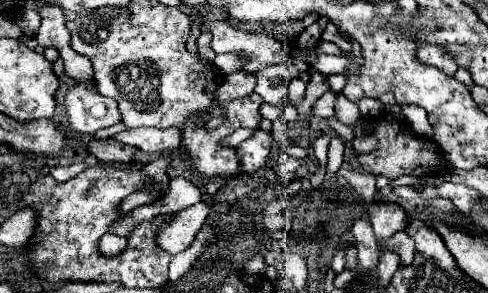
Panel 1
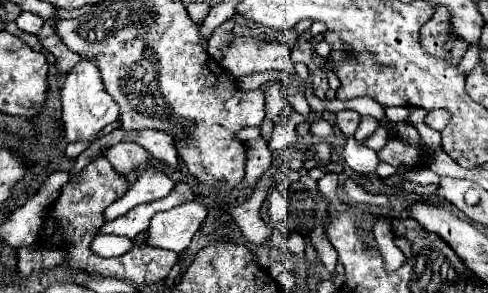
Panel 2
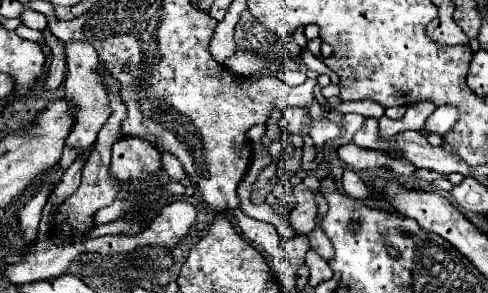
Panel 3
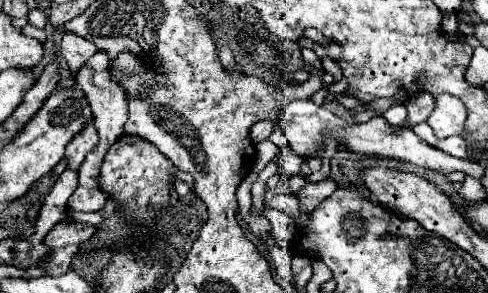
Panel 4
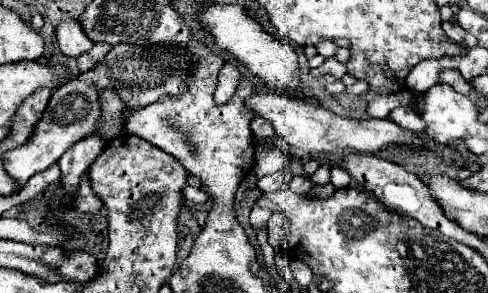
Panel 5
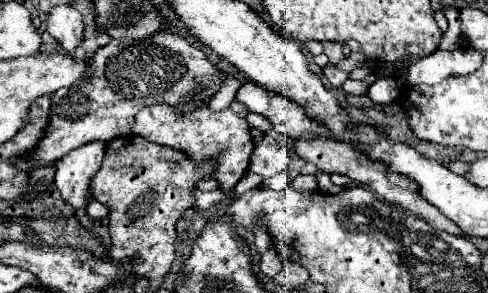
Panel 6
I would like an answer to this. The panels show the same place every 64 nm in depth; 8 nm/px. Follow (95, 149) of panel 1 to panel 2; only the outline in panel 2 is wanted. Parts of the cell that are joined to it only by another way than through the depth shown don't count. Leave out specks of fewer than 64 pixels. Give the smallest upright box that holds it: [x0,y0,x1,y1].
[102,142,150,176]

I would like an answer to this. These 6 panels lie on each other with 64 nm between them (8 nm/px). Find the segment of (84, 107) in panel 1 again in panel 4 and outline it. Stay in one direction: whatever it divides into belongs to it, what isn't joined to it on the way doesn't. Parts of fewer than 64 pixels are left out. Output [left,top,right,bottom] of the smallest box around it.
[62,34,98,170]

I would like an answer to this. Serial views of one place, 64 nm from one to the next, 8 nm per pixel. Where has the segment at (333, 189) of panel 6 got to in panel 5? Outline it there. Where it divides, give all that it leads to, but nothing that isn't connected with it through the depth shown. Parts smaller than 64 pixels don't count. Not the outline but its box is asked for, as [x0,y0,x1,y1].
[311,164,331,185]

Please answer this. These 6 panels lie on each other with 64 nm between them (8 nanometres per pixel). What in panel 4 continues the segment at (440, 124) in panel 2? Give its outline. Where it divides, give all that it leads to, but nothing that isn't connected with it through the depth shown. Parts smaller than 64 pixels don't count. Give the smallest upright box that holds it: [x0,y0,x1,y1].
[428,96,466,138]

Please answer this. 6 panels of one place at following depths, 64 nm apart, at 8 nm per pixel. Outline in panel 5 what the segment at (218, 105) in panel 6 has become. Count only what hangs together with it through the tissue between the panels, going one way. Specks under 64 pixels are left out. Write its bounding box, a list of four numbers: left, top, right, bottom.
[214,62,240,102]

